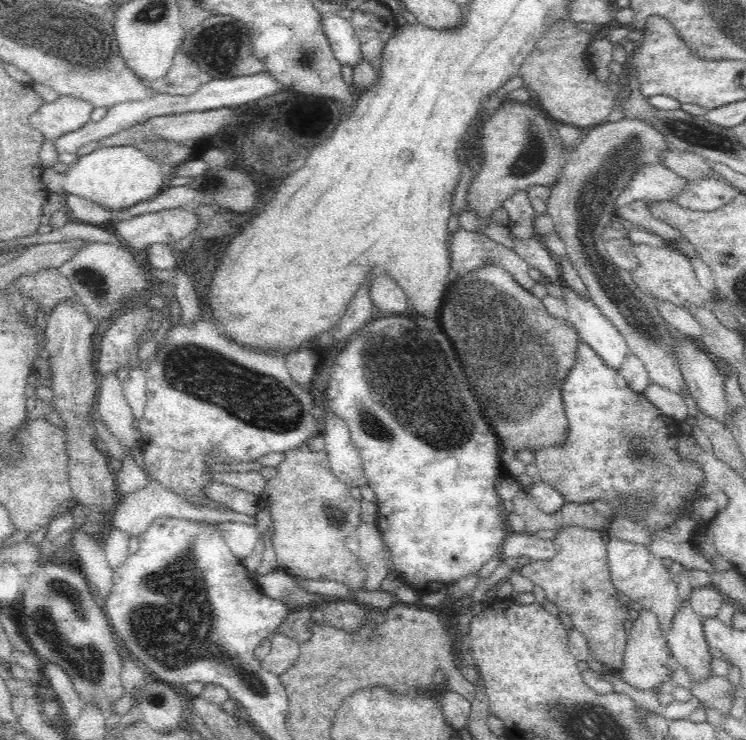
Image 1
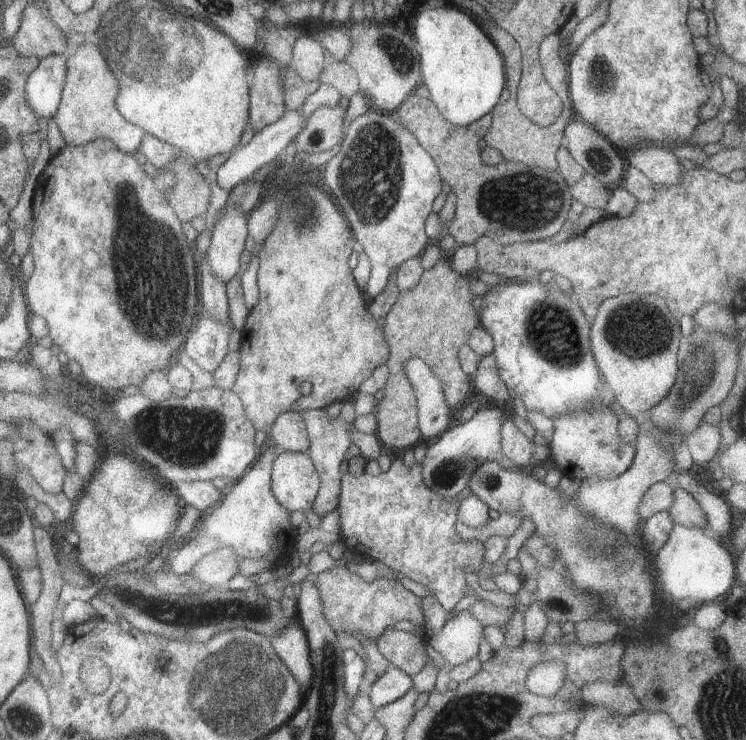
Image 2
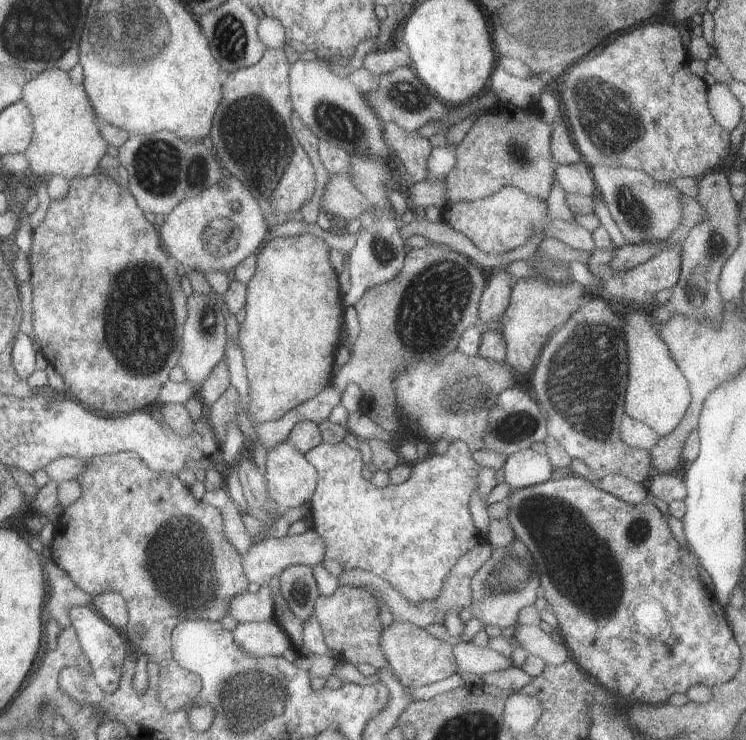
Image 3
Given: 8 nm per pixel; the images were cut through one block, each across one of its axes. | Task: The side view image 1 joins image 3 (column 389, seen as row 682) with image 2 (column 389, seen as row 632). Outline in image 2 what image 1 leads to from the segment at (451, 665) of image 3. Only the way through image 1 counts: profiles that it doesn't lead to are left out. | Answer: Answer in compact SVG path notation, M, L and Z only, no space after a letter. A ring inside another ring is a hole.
M385 630L377 640L377 650L385 660L393 664L393 668L399 668L401 672L413 678L415 674L421 672L429 658L423 642L425 638L411 632Z

